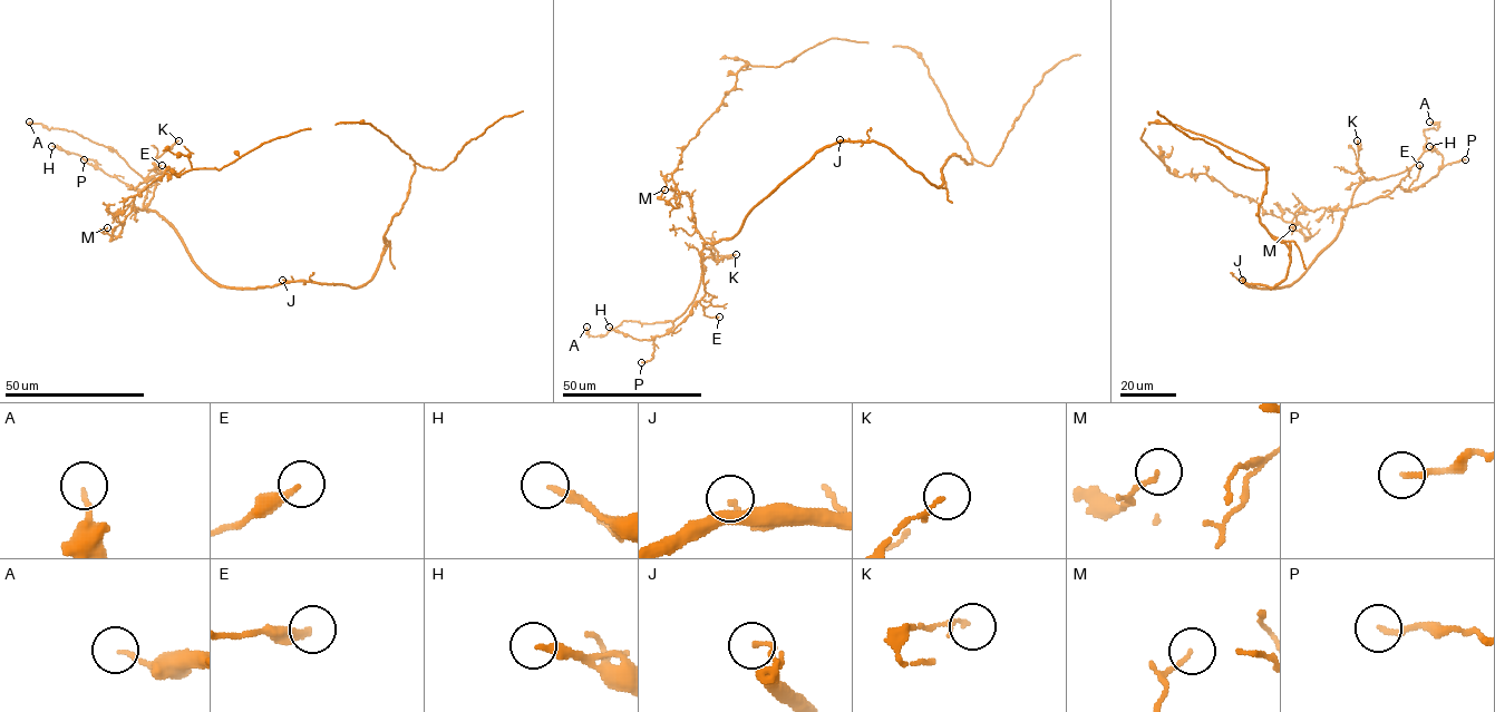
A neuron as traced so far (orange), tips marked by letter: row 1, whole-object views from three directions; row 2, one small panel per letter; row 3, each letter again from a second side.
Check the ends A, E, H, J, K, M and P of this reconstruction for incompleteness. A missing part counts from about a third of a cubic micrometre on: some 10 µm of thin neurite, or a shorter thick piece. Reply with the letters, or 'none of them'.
none of them

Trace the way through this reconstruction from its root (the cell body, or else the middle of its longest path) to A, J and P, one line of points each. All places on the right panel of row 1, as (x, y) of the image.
A: (1287, 288), (1335, 239), (1360, 177), (1410, 167), (1424, 152), (1424, 130), (1437, 129), (1429, 122)
J: (1287, 288), (1253, 288), (1242, 280)
P: (1287, 288), (1335, 239), (1348, 208), (1385, 197), (1397, 186), (1415, 189), (1434, 177), (1439, 167), (1465, 159)

